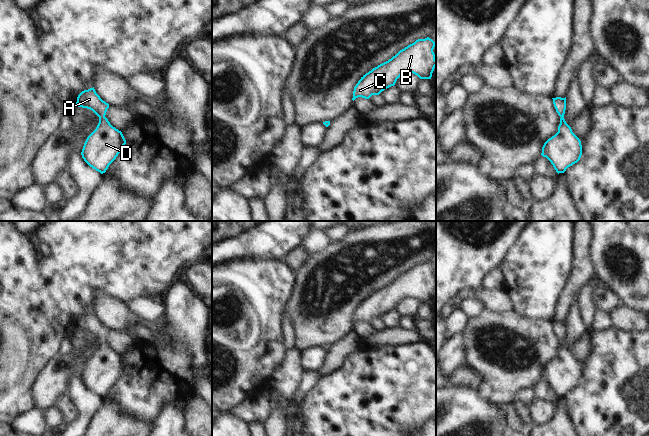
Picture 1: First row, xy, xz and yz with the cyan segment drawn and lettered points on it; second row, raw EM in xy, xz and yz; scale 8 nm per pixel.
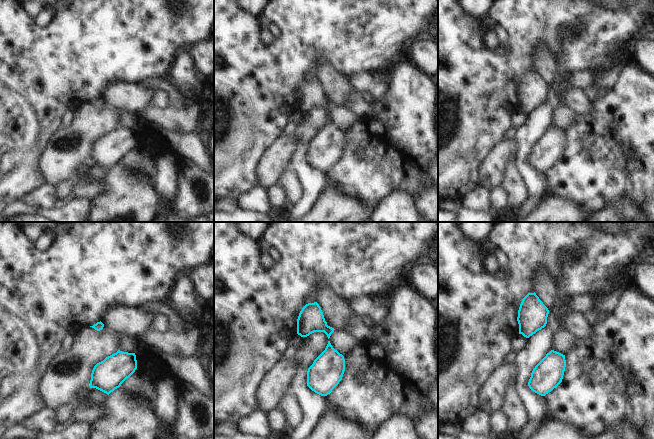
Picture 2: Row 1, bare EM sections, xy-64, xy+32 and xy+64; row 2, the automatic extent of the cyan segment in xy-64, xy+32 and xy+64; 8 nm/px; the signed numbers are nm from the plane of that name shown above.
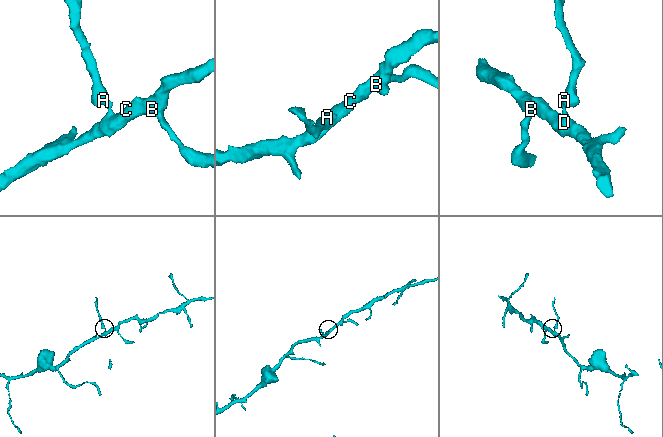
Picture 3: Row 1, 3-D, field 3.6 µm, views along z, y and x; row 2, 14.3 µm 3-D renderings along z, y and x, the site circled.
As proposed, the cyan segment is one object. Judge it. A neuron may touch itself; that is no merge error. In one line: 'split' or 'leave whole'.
leave whole

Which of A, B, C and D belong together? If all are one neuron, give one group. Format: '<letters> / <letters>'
A B C D

